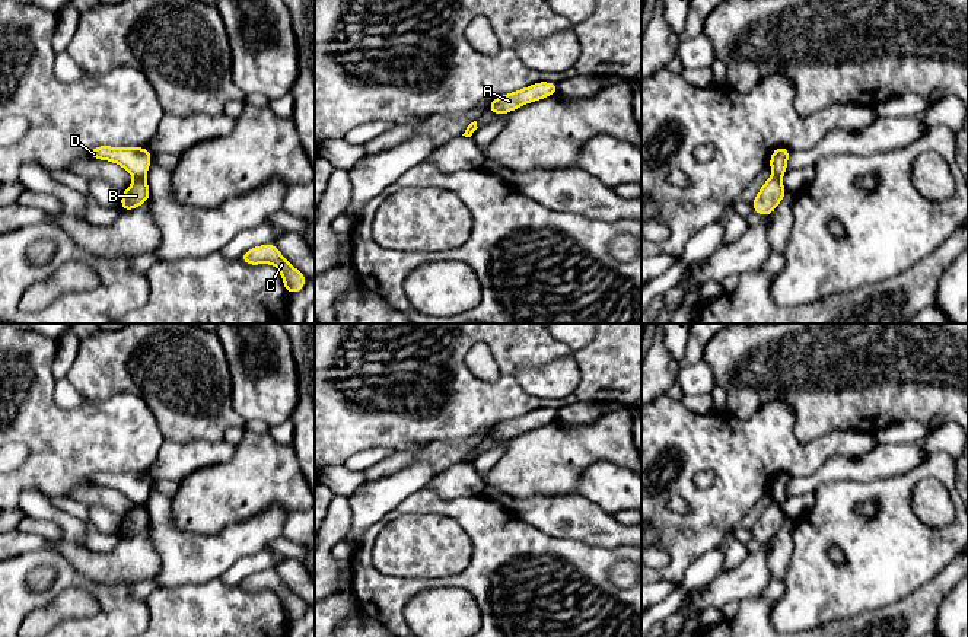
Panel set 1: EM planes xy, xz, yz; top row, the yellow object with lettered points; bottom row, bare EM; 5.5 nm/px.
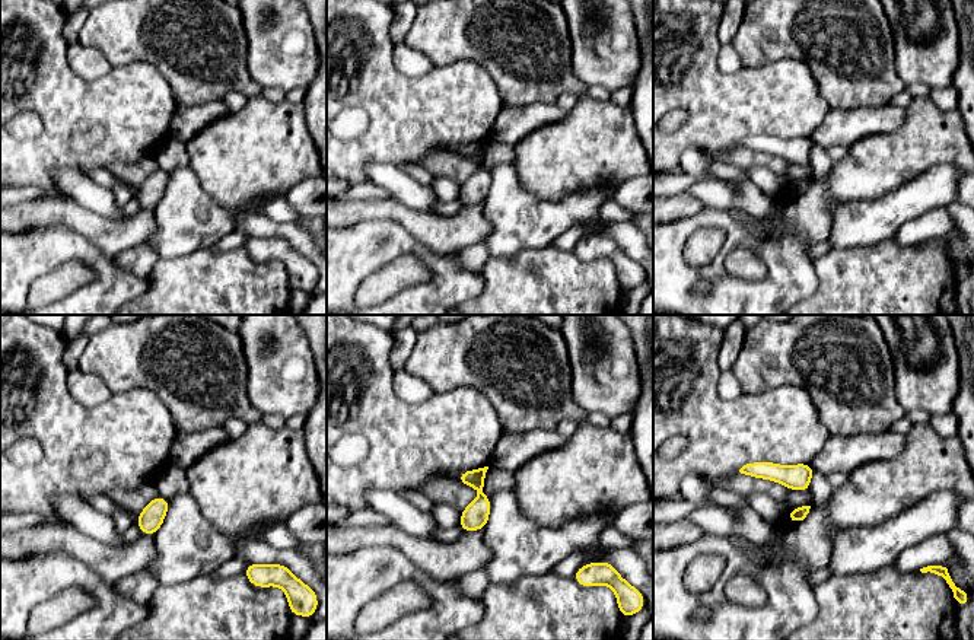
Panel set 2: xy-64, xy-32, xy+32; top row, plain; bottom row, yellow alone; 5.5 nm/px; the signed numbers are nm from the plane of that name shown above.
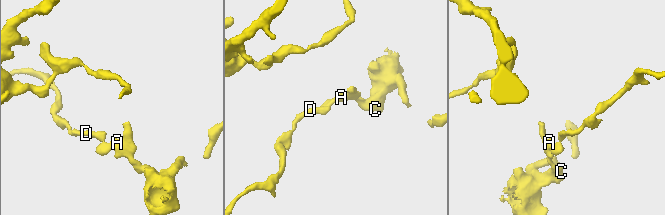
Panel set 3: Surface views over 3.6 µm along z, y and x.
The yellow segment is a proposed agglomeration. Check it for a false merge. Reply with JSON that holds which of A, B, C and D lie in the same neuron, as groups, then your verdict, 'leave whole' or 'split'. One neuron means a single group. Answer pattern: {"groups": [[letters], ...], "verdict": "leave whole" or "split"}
{"groups": [["A", "B", "C"], ["D"]], "verdict": "split"}

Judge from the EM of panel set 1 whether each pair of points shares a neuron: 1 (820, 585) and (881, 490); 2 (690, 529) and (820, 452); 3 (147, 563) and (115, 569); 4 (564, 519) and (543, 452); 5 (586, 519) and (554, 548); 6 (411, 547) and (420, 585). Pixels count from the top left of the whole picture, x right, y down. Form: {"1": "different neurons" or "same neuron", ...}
{"1": "same neuron", "2": "same neuron", "3": "same neuron", "4": "different neurons", "5": "different neurons", "6": "different neurons"}

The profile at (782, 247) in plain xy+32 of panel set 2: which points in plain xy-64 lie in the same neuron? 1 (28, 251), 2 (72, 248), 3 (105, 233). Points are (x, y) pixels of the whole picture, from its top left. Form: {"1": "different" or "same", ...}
{"1": "same", "2": "same", "3": "different"}

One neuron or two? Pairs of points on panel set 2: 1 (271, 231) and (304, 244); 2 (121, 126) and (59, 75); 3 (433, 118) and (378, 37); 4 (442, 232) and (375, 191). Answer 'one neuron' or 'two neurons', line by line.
1: one neuron
2: one neuron
3: one neuron
4: two neurons

